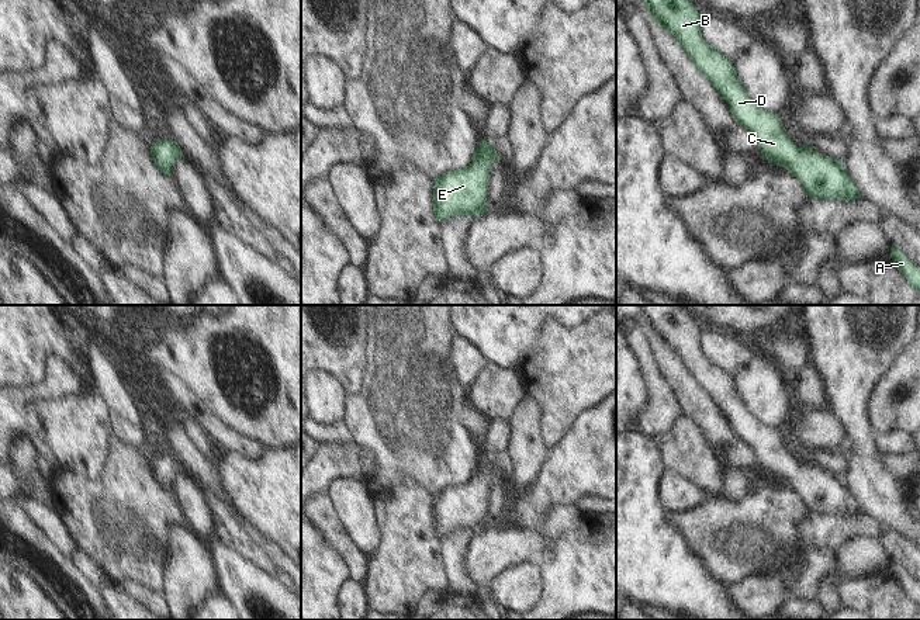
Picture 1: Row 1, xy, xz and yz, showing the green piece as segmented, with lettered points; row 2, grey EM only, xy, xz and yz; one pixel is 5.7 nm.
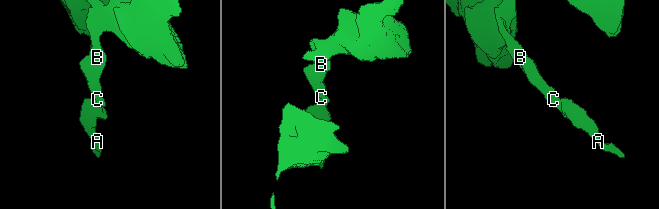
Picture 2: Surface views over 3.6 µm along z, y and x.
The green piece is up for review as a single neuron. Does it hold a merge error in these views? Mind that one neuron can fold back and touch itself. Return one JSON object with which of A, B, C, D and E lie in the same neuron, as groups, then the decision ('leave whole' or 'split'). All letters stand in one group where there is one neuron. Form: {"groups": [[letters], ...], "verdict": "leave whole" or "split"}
{"groups": [["A", "B", "C", "D", "E"]], "verdict": "leave whole"}

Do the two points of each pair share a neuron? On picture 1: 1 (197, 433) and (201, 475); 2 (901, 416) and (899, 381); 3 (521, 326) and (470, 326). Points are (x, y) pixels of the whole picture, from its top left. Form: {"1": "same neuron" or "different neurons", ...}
{"1": "different neurons", "2": "same neuron", "3": "same neuron"}

